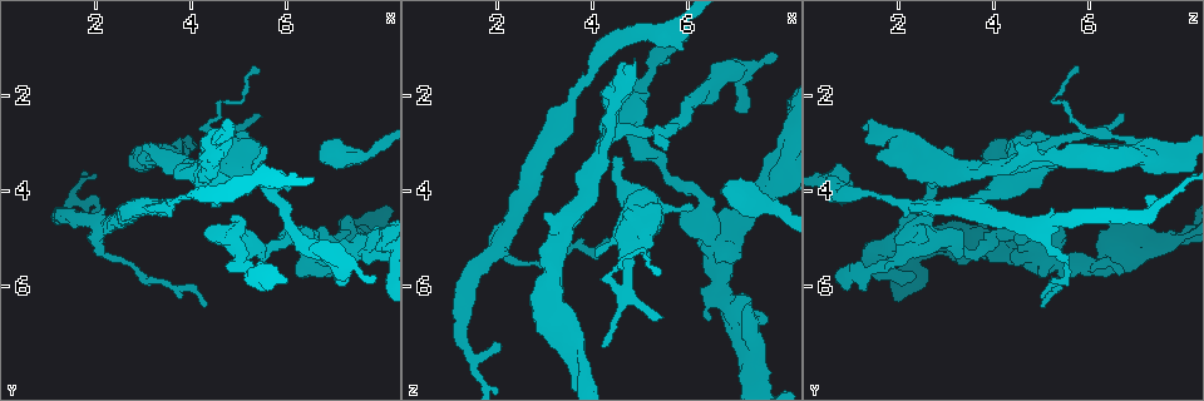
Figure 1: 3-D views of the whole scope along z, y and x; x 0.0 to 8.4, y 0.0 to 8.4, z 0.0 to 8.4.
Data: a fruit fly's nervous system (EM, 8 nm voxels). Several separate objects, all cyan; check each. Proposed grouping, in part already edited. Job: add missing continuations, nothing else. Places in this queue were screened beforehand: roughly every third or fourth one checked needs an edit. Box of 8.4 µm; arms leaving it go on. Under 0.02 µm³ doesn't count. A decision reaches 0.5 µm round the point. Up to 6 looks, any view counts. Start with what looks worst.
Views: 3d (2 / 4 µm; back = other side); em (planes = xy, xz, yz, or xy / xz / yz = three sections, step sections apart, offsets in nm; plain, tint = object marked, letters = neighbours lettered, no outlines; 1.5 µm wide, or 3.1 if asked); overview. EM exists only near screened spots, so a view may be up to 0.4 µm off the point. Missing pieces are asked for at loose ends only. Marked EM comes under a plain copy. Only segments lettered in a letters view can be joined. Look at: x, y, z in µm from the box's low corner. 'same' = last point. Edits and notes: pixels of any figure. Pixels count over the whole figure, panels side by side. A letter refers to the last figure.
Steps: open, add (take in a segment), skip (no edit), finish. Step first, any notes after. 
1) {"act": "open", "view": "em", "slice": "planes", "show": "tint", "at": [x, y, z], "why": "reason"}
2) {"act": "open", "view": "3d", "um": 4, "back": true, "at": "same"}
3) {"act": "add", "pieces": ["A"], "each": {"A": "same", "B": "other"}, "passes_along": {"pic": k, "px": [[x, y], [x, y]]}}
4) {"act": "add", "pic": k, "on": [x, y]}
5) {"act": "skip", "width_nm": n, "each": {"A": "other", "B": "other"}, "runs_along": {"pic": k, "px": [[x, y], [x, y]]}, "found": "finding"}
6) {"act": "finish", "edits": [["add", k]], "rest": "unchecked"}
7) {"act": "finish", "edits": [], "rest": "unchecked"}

{"act": "open", "view": "em", "slice": "xz", "step": 4, "show": "letters", "at": [4.85, 2.70, 1.25], "why": "free end"}

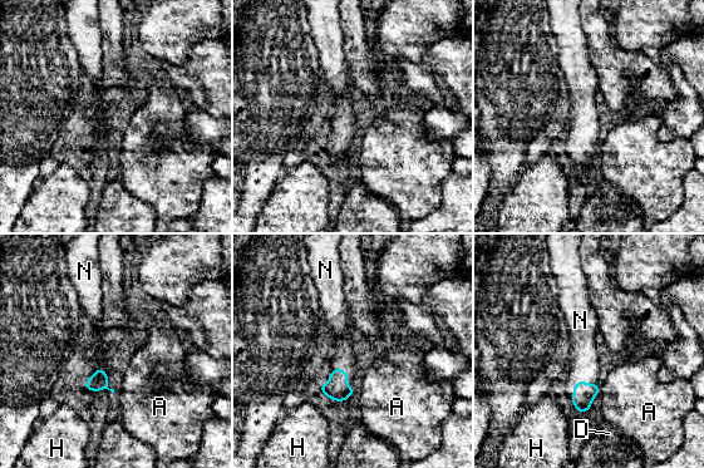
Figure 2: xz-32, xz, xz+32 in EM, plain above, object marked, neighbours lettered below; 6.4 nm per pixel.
{"act": "open", "view": "em", "slice": "planes", "show": "letters", "at": "same"}

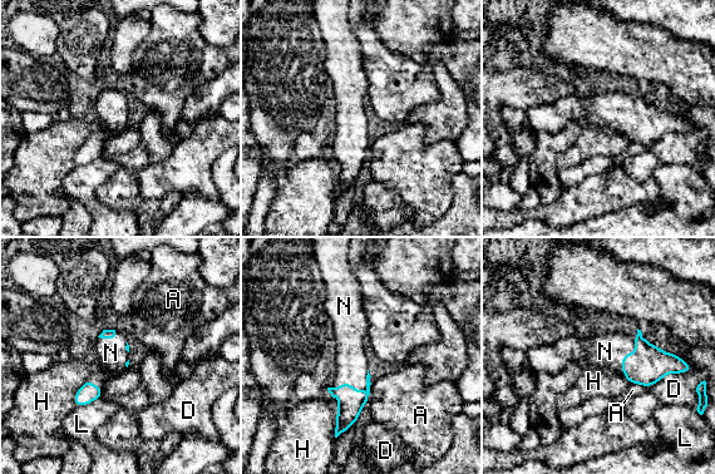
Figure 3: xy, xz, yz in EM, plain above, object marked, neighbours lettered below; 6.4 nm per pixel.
{"act": "add", "pieces": ["N"], "each": {"A": "other", "D": "other", "H": "other", "L": "other", "N": "same"}, "found": "it goes on there"}

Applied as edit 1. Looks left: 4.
{"act": "open", "view": "overview"}

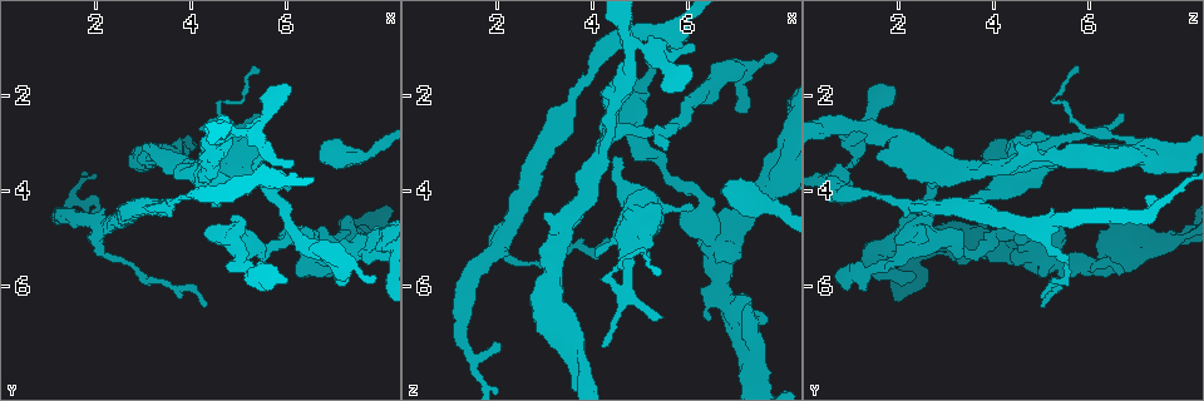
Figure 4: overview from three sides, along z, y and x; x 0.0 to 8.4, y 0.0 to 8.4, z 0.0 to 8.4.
{"act": "open", "view": "em", "slice": "planes", "show": "letters", "at": [6.00, 5.85, 0.75], "why": "free end"}

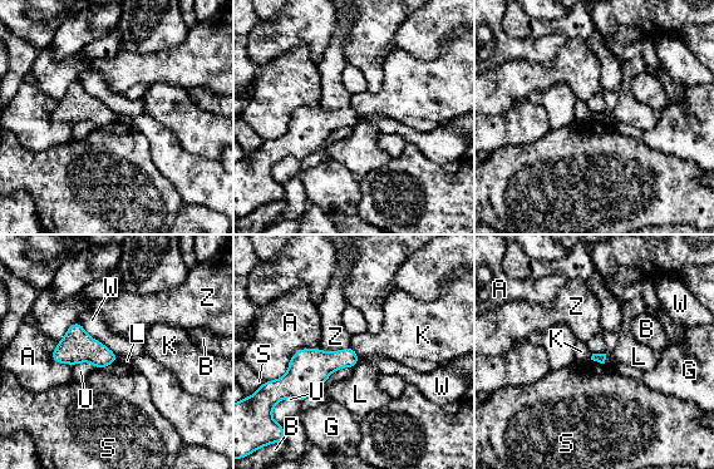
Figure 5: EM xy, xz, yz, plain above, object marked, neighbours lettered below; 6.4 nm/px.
{"act": "skip", "each": {"A": "other", "B": "other", "G": "other", "K": "other", "L": "other", "S": "other", "U": "other", "W": "other", "Z": "other"}, "border": {"pic": 5, "px": [[80, 321], [90, 336], [118, 358]]}, "found": "no lettered segment goes on from it"}

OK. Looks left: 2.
{"act": "open", "view": "3d", "um": 4, "back": true, "at": [4.10, 3.40, 5.35], "why": "branch stops here"}

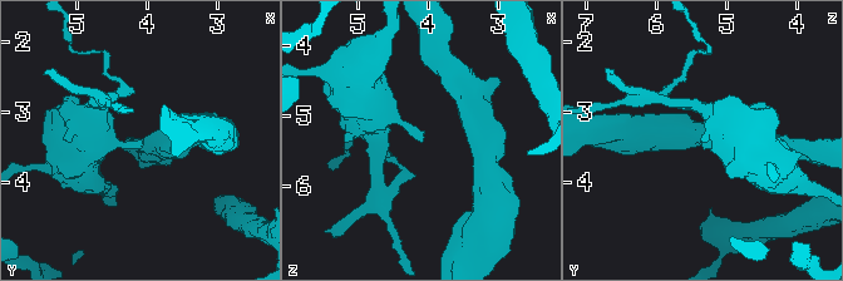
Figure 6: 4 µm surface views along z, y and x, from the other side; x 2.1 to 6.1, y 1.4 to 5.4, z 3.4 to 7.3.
{"act": "open", "view": "em", "slice": "planes", "show": "letters", "at": [4.05, 3.40, 5.35], "why": "now the EM"}

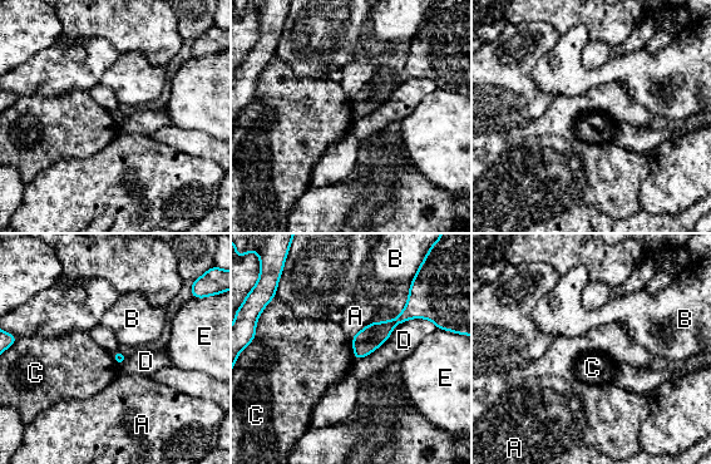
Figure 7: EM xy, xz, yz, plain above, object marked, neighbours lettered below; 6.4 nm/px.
{"act": "skip", "each": {"A": "other", "B": "other", "C": "other", "D": "other", "E": "other"}, "border": {"pic": 7, "px": [[351, 340], [355, 360]]}, "found": "none of them fits"}

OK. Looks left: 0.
{"act": "finish", "edits": [["add", 3]], "rest": "unchecked"}

